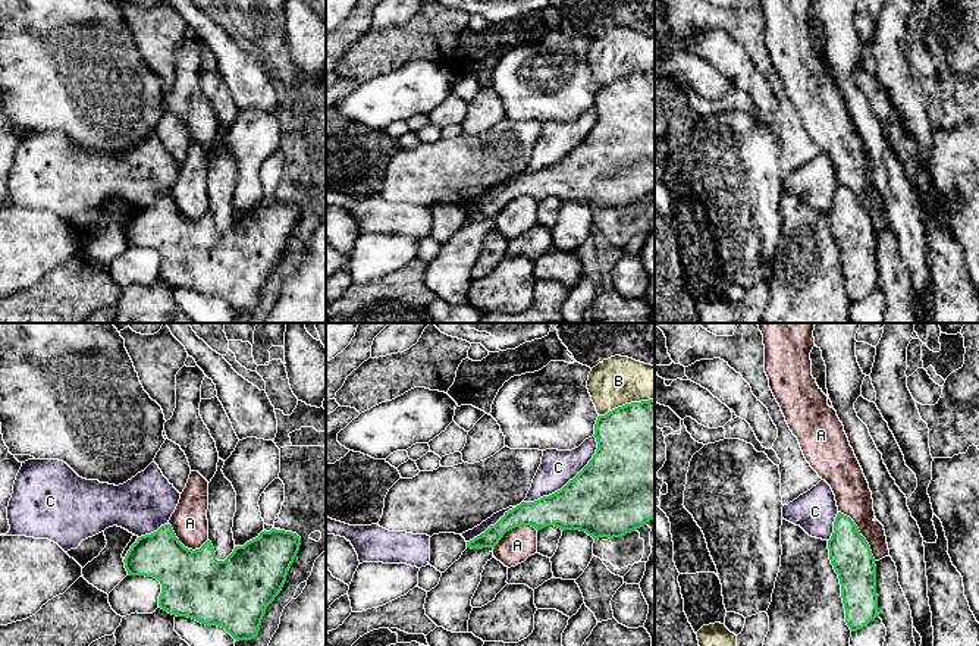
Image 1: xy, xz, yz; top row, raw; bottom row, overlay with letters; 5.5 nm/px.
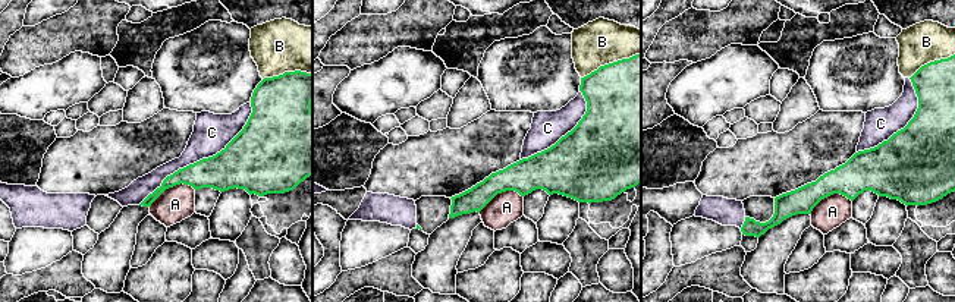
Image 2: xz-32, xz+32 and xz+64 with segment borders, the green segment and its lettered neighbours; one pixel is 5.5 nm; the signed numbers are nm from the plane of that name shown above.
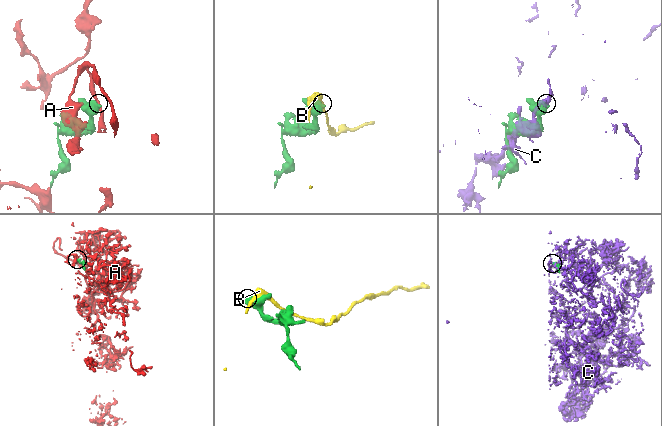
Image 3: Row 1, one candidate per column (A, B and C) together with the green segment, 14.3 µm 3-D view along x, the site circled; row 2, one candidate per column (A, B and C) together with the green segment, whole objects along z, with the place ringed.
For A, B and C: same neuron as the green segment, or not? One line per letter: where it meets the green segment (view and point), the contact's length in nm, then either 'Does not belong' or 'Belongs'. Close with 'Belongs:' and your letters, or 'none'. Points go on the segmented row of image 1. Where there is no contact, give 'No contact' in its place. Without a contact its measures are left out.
A: Touches green at yz (859, 533). Shared border 340 nm. Belongs
B: Touches green at xz (626, 404). Shared border 320 nm. Does not belong
C: Touches green at xz (570, 480). Shared border 550 nm. Does not belong
Belongs: A

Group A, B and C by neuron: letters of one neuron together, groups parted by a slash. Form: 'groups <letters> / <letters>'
groups A / B / C

